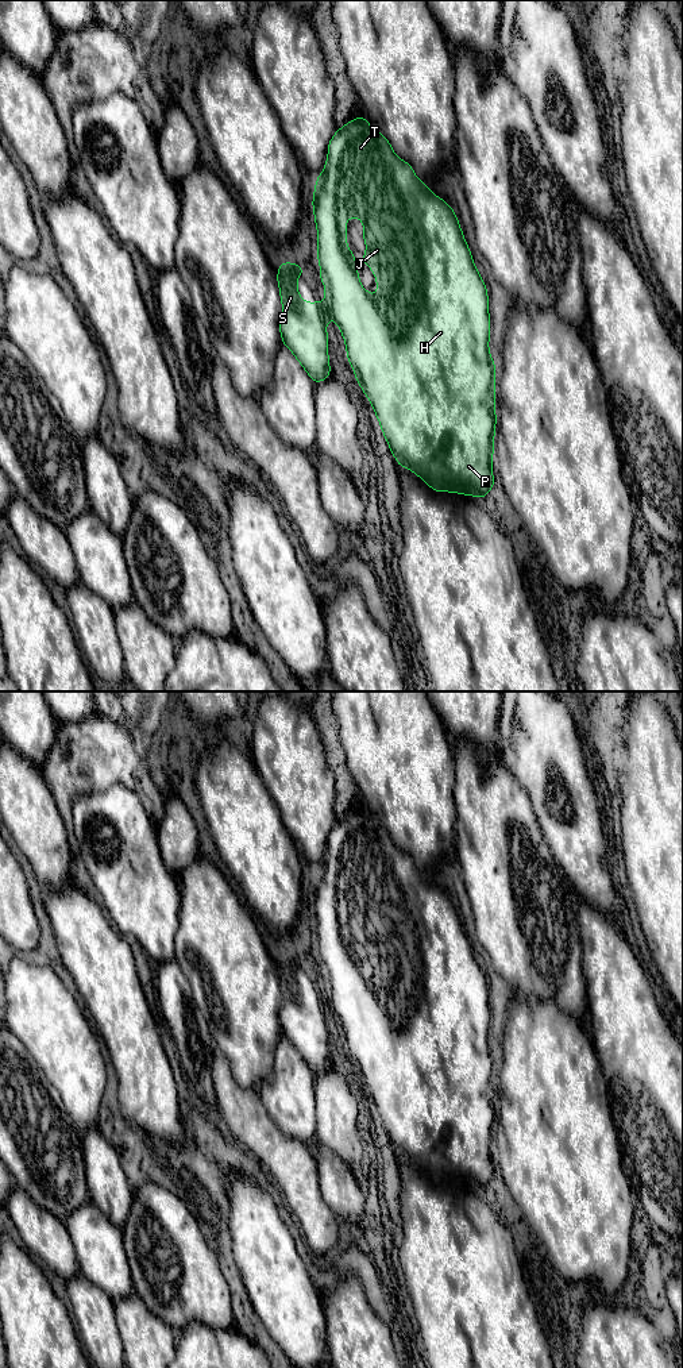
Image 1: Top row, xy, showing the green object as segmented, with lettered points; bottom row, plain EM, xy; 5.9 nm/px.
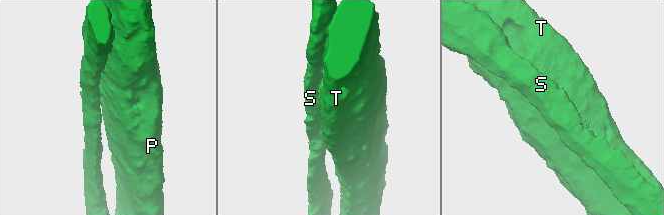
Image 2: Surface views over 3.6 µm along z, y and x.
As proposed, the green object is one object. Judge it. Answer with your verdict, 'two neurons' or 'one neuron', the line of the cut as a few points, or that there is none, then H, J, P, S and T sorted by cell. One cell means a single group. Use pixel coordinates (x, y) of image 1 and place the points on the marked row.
two neurons | xy (325, 308), (328, 315) | H J P T / S

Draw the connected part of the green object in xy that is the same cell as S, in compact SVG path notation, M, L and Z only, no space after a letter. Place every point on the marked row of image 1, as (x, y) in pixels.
M279 263L277 282L282 301L279 332L285 344L315 384L331 375L328 358L328 312L324 301L305 302L297 280L305 270L296 263Z

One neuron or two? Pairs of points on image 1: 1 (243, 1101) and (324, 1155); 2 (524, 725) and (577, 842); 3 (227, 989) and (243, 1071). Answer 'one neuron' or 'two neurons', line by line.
1: two neurons
2: one neuron
3: one neuron

